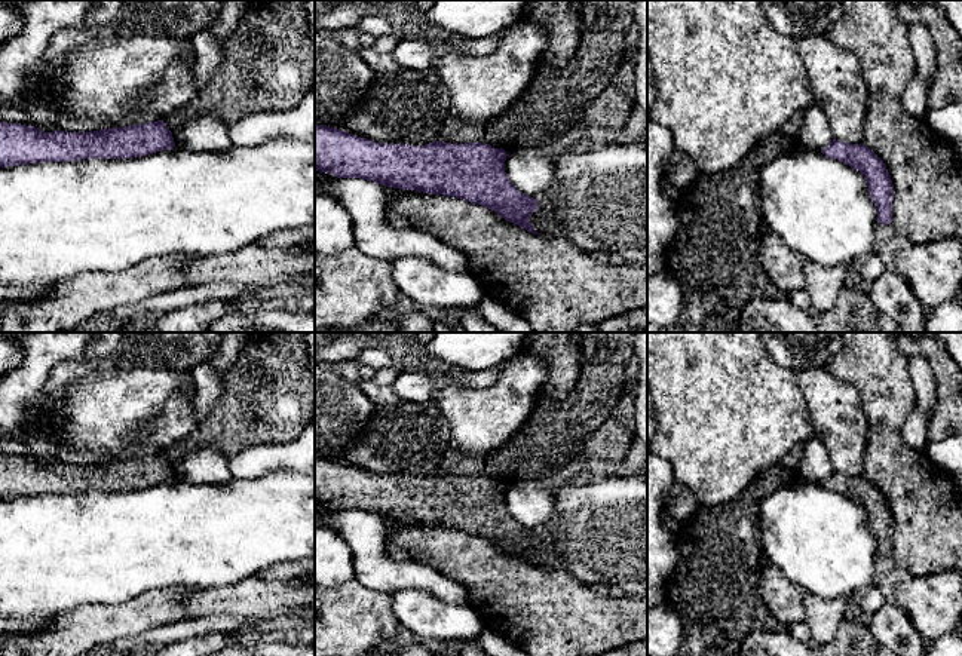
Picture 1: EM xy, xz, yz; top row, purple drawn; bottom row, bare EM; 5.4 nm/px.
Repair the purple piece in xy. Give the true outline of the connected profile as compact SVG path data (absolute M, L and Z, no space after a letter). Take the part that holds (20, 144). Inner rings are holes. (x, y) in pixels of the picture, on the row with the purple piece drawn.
M163 120L94 132L43 132L0 122L0 168L82 159L132 159L175 147Z

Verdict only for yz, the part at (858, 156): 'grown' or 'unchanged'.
unchanged

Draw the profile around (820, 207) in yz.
M796 147L766 163L760 172L760 214L769 232L806 260L821 266L855 266L871 252L877 211L864 175L819 151Z

